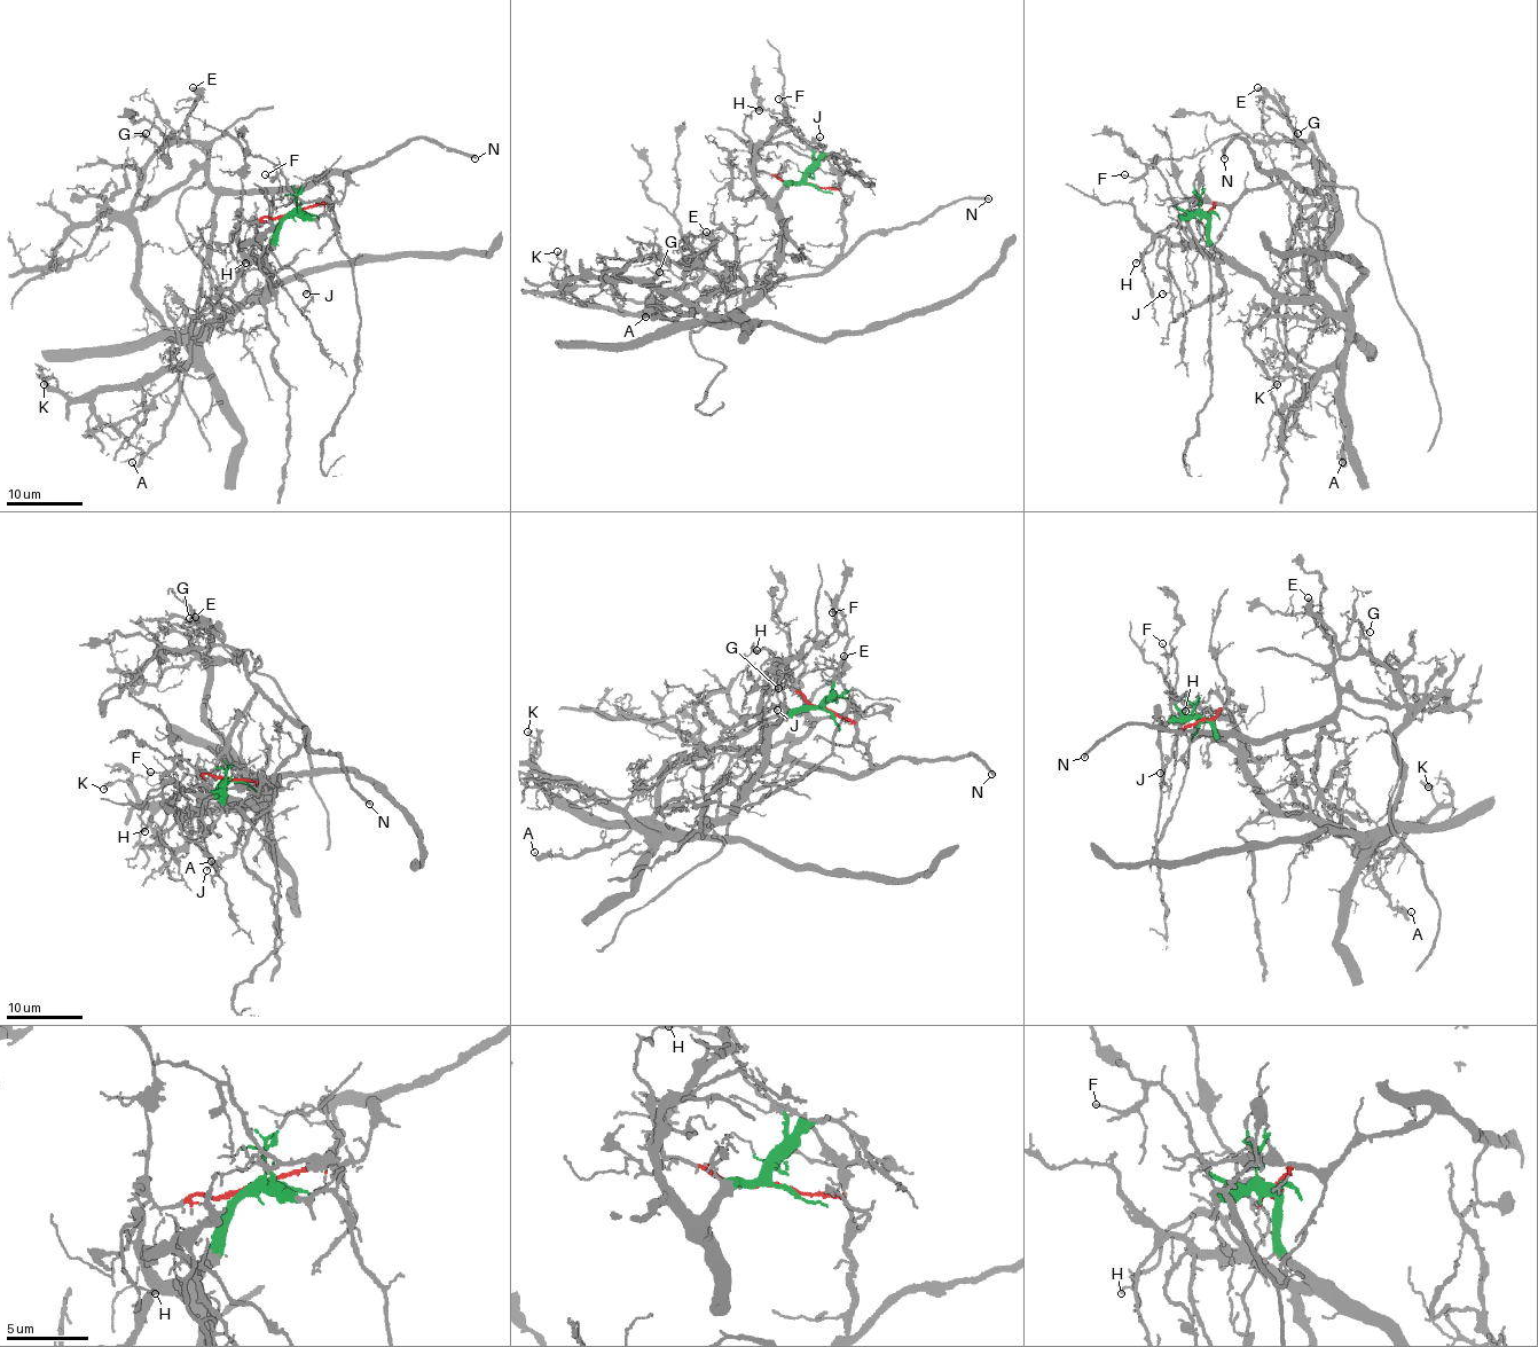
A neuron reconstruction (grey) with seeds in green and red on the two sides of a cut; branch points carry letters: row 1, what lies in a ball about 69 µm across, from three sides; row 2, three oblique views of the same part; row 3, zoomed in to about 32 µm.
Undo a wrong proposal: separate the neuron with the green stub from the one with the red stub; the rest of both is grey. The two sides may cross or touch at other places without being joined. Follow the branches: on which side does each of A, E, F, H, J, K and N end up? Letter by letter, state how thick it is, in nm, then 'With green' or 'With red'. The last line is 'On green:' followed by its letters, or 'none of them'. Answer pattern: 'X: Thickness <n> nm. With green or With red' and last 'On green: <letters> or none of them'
A: Thickness 110 nm. With green
E: Thickness 400 nm. With red
F: Thickness 130 nm. With red
H: Thickness 130 nm. With green
J: Thickness 140 nm. With green
K: Thickness 180 nm. With green
N: Thickness 320 nm. With red
On green: A, H, J, K

